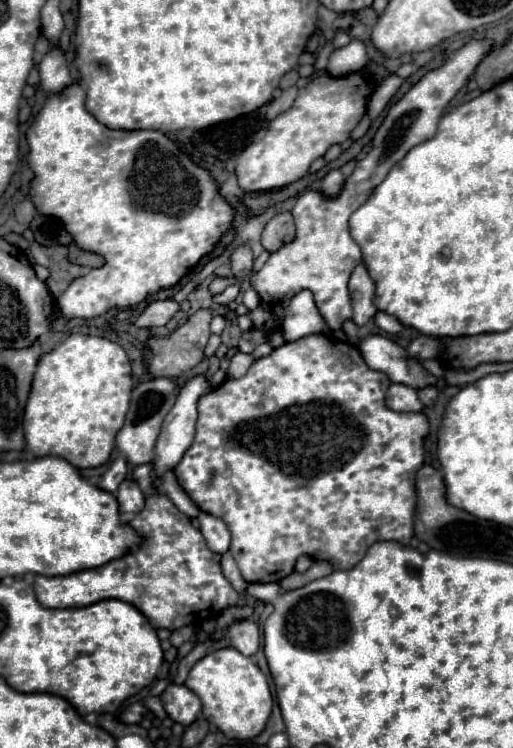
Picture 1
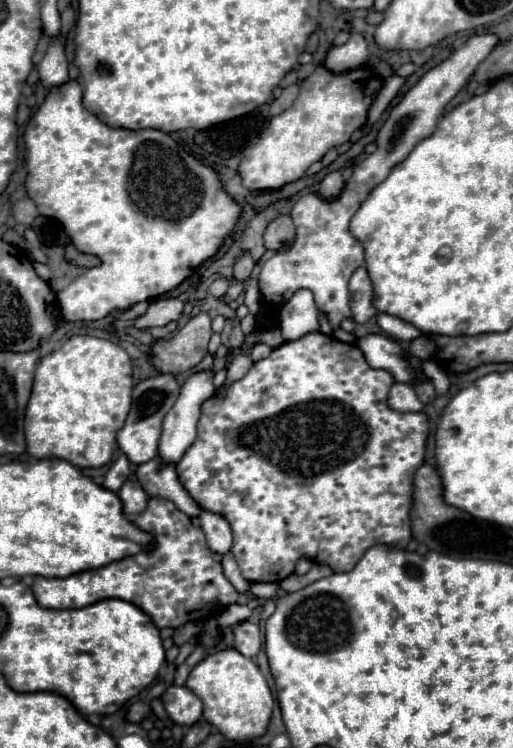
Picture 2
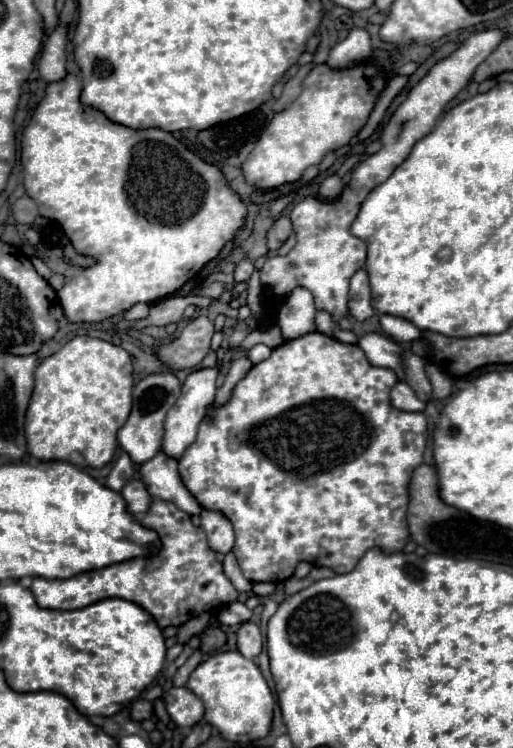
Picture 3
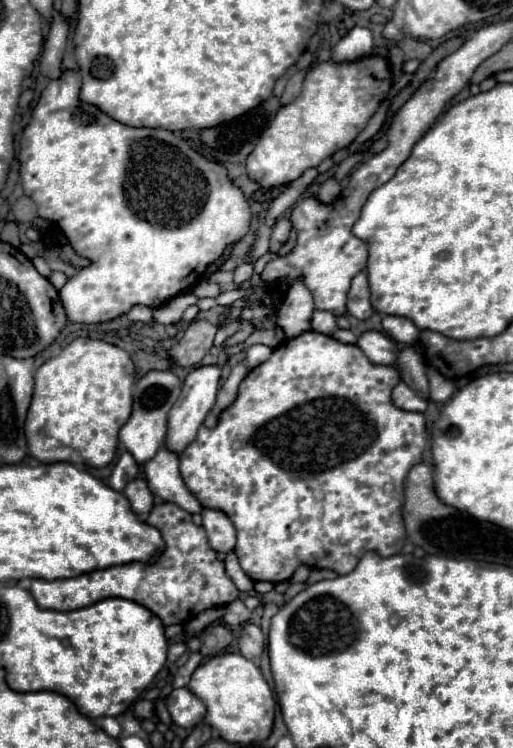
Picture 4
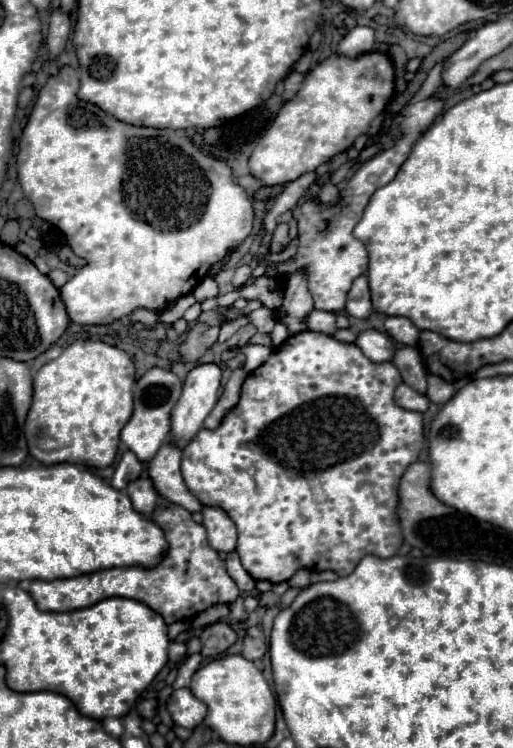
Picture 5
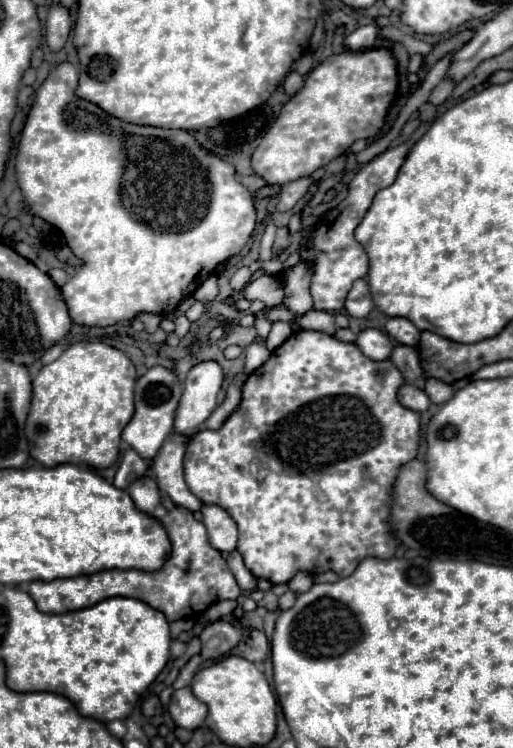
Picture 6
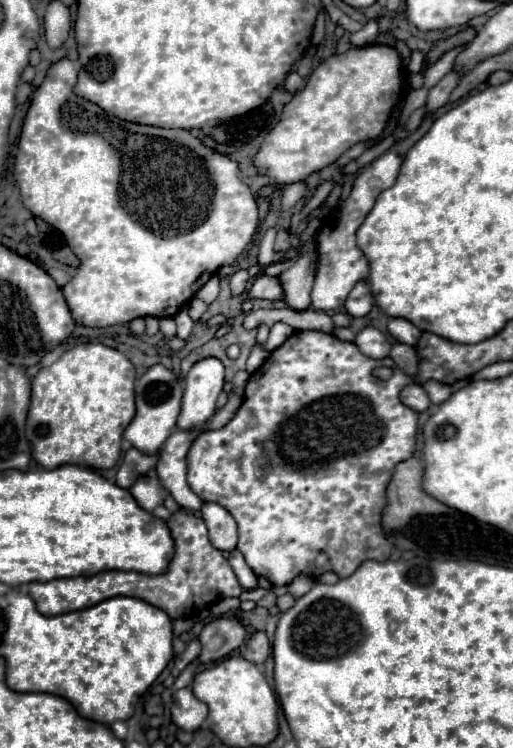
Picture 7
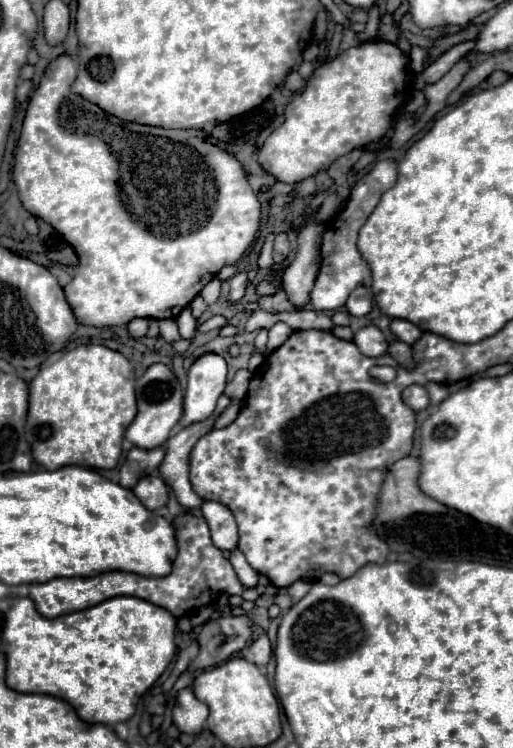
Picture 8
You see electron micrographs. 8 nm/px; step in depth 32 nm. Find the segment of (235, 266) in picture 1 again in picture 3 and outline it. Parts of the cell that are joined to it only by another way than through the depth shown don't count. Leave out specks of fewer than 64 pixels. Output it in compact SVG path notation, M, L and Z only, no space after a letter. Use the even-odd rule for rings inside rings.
M250 260L240 262L234 270L234 282L246 282L252 276L252 272L254 272L254 264Z

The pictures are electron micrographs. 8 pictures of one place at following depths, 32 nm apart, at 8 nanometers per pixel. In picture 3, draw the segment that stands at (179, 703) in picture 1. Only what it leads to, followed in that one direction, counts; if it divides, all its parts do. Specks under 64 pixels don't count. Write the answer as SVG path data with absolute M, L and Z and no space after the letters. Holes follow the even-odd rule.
M172 688L164 694L164 702L170 718L182 728L192 728L204 716L202 700L188 688Z

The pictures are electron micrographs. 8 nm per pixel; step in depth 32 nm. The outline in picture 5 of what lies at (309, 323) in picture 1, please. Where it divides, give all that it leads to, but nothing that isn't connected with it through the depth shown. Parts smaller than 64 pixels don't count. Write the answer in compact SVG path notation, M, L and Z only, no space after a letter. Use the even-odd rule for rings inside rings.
M304 268L286 276L282 310L286 312L286 318L282 320L286 322L290 334L306 330L304 318L312 310L312 296L308 292L308 274L304 272Z

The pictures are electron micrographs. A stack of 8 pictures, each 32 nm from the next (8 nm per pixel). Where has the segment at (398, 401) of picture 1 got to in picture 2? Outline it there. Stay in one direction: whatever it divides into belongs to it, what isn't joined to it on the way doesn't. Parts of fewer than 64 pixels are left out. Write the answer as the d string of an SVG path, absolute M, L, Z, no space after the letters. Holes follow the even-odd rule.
M396 382L392 386L388 404L390 404L390 408L394 408L398 412L420 412L424 408L424 404L416 398L414 388L404 382Z

